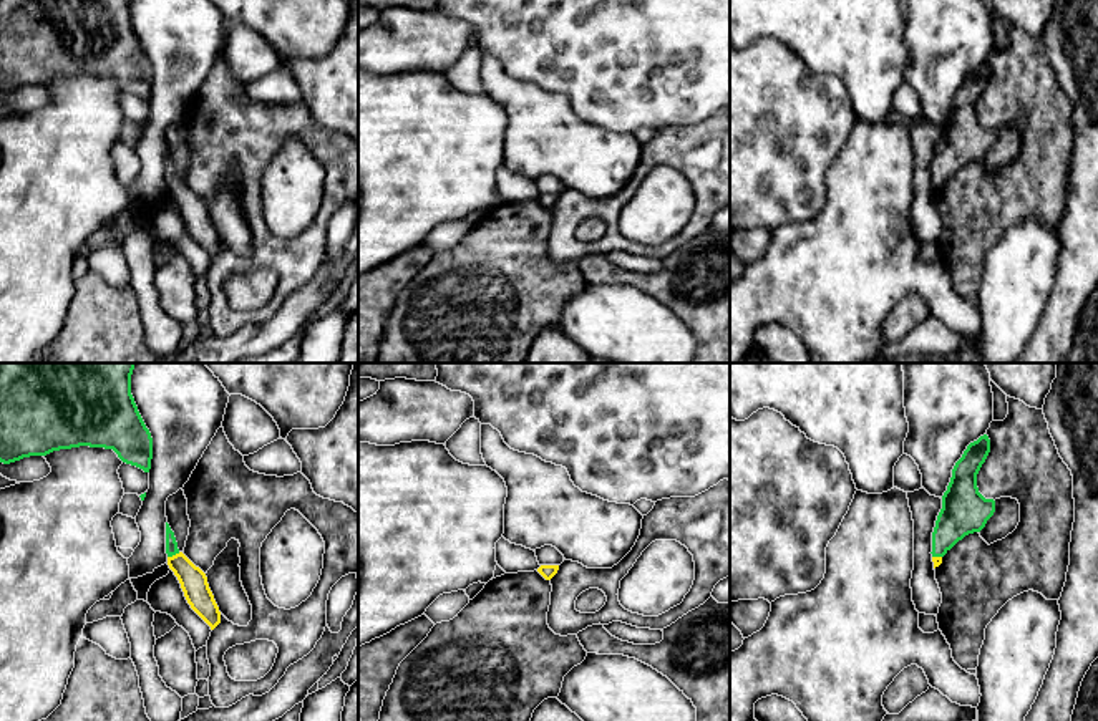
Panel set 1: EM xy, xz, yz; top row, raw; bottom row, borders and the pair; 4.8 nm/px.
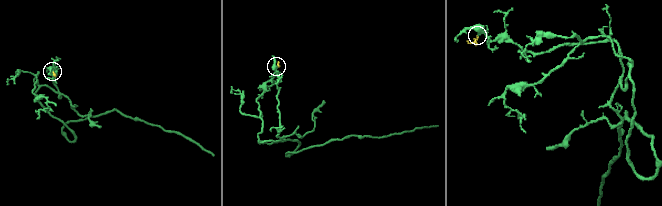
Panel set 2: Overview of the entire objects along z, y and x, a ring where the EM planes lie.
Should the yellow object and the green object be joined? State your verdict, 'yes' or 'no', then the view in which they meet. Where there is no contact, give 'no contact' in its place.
yes | xy

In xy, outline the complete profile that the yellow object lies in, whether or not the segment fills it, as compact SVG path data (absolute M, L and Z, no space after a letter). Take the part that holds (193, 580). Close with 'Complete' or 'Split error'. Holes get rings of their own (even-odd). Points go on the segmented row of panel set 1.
M166 522L168 565L177 577L191 608L214 630L221 623L221 612L209 588L206 573L196 567L179 549Z. Split error

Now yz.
M987 434L970 443L952 469L942 509L932 532L934 569L965 535L980 532L995 512L995 501L985 499L977 487L977 474L990 452Z. Split error

